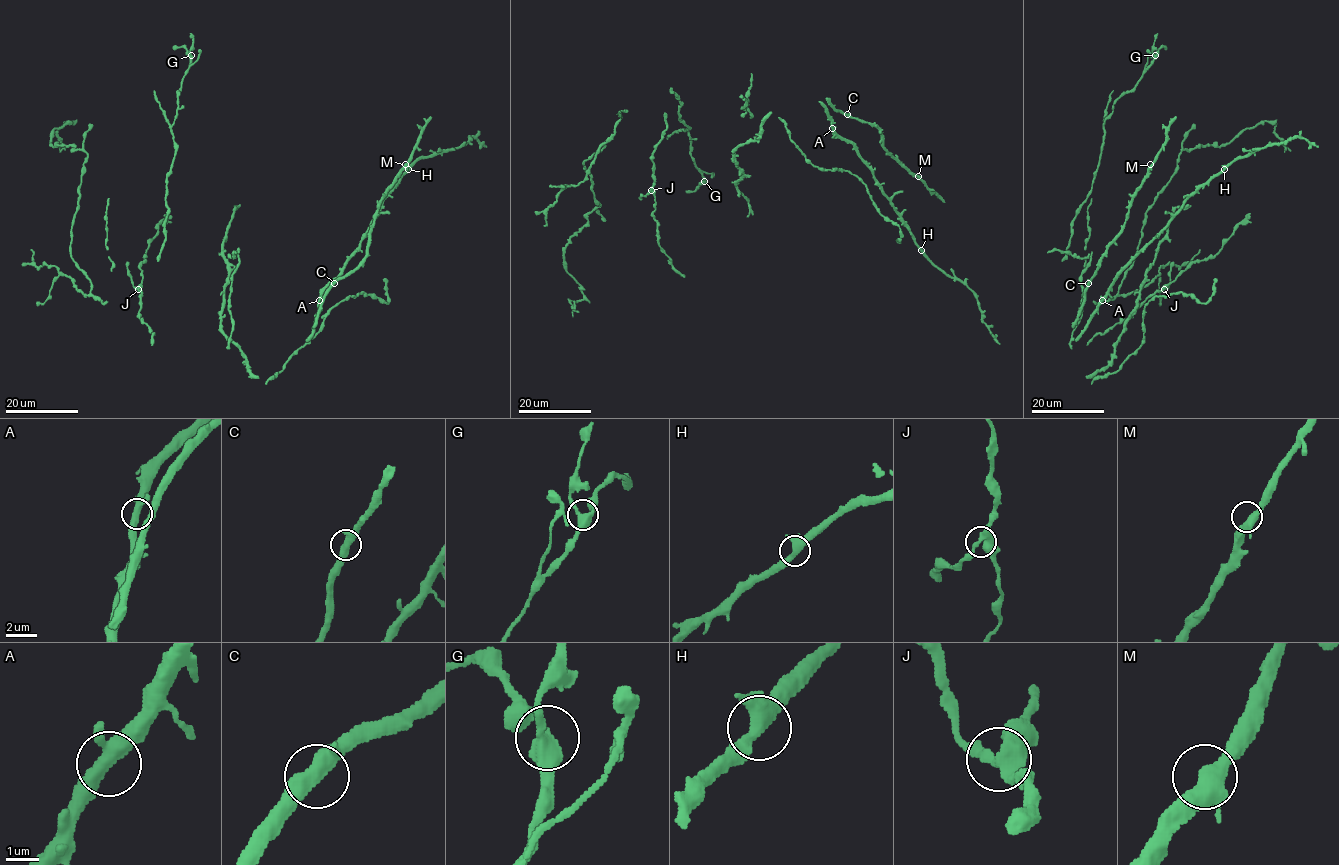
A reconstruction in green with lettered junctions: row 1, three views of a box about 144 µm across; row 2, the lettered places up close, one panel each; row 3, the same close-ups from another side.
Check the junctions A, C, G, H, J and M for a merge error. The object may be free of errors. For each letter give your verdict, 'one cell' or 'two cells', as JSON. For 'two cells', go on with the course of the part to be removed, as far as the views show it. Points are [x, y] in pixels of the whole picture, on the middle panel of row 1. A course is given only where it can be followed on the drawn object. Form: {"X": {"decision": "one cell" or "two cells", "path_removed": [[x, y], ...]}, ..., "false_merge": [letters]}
{"A": {"decision": "one cell"}, "C": {"decision": "one cell"}, "G": {"decision": "one cell"}, "H": {"decision": "one cell"}, "J": {"decision": "one cell"}, "M": {"decision": "one cell"}, "false_merge": []}

